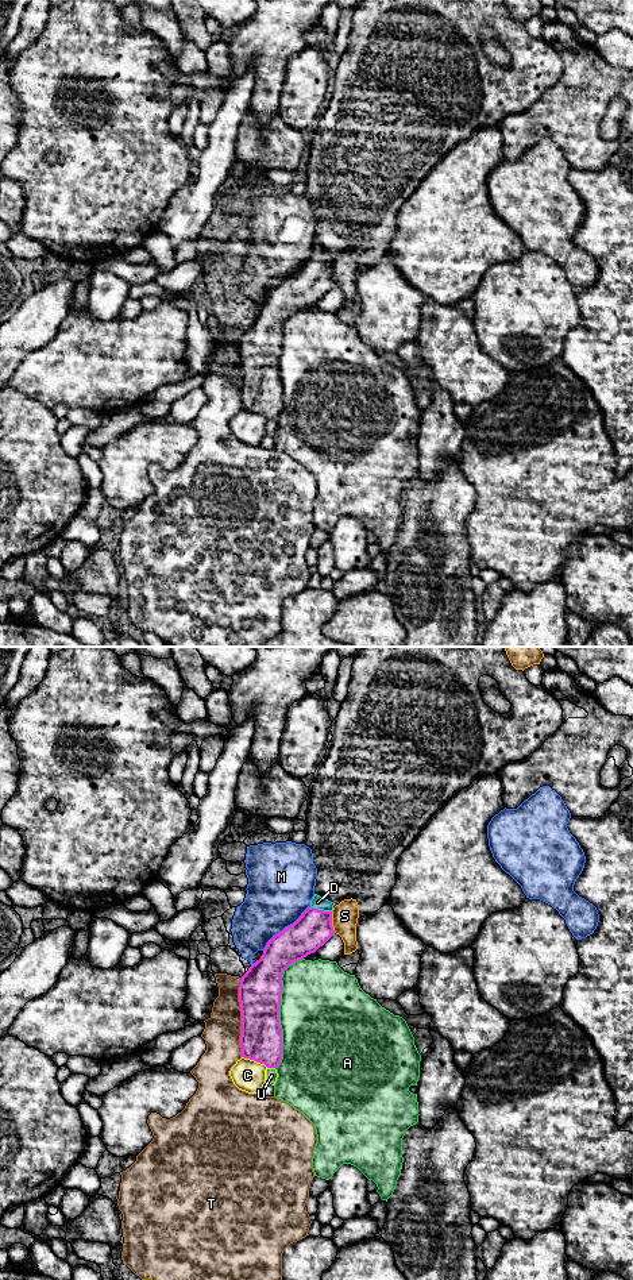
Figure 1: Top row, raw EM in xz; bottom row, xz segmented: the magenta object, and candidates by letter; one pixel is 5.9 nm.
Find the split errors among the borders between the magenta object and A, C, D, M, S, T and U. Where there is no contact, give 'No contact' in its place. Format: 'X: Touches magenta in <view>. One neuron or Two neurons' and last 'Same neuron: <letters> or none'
A: Touches magenta in xz. Two neurons
C: Touches magenta in xz. Two neurons
D: Touches magenta in xz. One neuron
M: Touches magenta in xz. Two neurons
S: Touches magenta in xz. Two neurons
T: Touches magenta in xz. Two neurons
U: Touches magenta in xz. Two neurons
Same neuron: D

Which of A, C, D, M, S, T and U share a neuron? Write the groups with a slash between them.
A / C / D / M / S / T / U

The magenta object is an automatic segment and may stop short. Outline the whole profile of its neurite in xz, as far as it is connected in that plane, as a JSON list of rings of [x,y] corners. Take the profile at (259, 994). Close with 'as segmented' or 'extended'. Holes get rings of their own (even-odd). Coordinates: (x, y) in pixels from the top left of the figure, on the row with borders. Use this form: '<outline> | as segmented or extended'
[[[314,894],[302,915],[266,945],[263,955],[242,976],[242,1057],[277,1068],[282,1060],[279,1005],[282,974],[323,946],[335,933],[331,901]]] | extended

